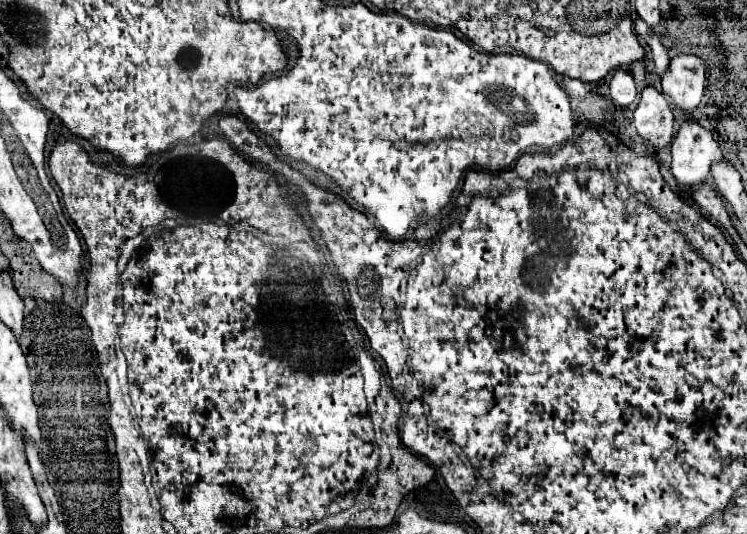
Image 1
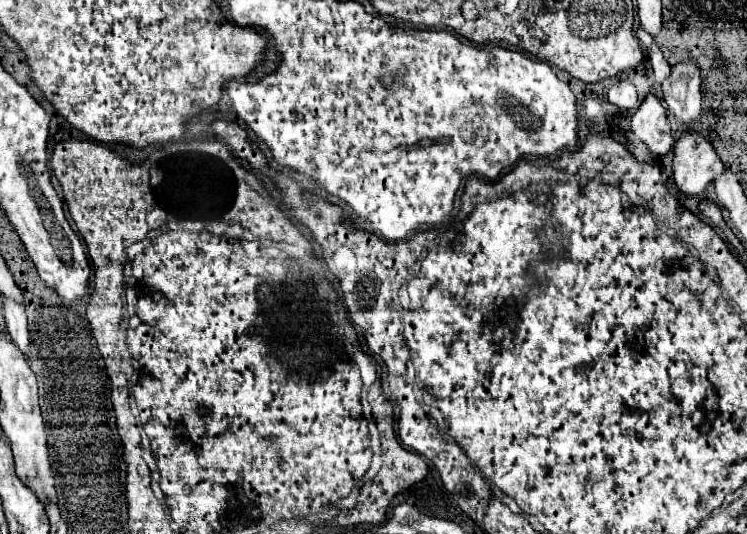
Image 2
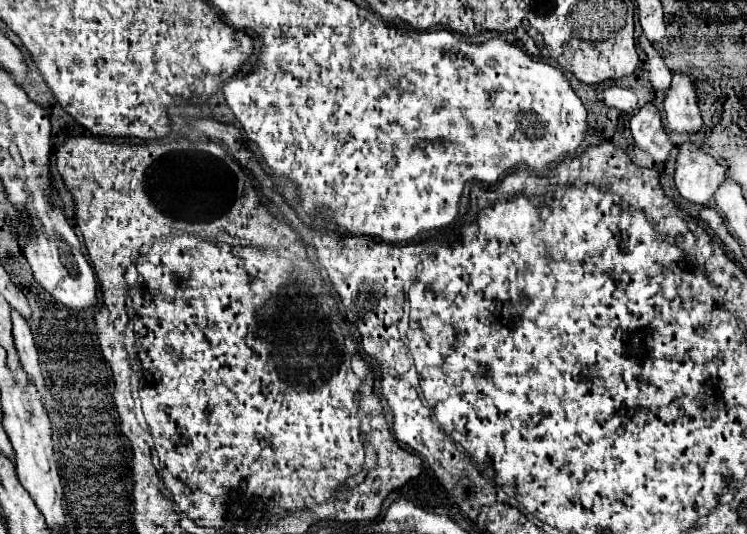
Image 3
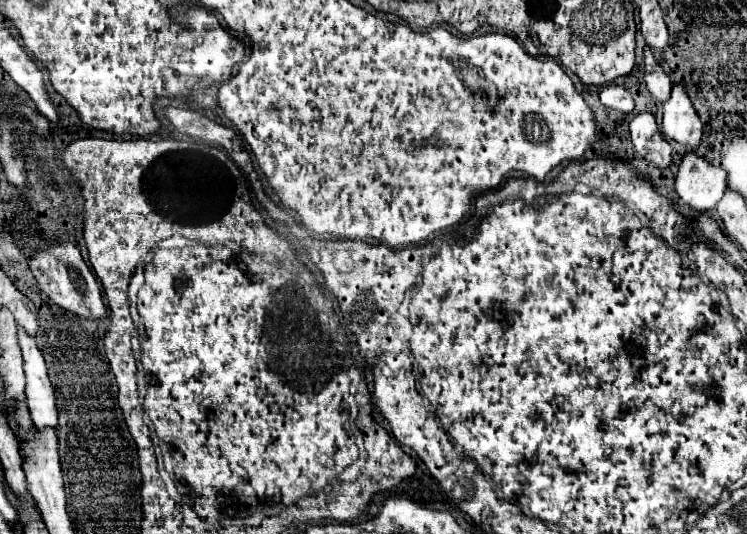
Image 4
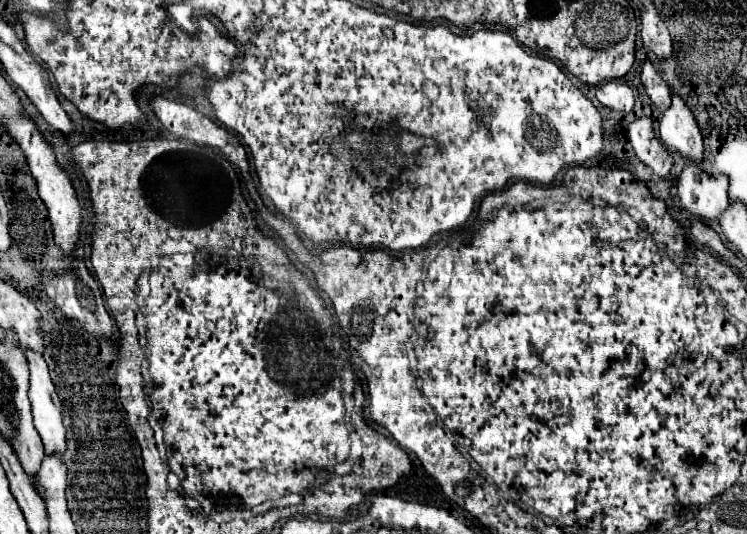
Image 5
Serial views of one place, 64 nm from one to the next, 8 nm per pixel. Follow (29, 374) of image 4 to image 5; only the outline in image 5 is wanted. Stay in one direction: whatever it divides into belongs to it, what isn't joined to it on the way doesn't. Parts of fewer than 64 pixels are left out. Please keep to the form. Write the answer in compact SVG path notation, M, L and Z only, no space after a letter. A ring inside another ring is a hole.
M26 350L28 368L30 368L30 388L28 398L32 404L32 416L34 426L38 434L42 436L44 450L48 454L64 454L66 450L66 428L62 424L62 412L60 412L60 400L56 396L54 384L48 374L46 360L42 354Z

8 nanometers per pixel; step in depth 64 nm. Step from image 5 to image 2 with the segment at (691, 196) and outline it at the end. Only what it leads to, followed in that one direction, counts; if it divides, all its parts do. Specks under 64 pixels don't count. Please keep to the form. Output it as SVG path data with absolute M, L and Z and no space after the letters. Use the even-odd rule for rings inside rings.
M682 132L672 152L674 182L684 194L706 196L706 188L724 172L724 164L714 146L698 132Z

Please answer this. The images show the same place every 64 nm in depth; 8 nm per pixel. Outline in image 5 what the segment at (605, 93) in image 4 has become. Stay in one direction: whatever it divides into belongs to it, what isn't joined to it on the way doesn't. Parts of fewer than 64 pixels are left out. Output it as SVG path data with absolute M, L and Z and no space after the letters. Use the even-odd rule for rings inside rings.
M602 82L596 88L596 98L600 100L600 104L608 106L610 110L618 110L618 112L632 112L634 108L634 92L630 86L620 84L620 82Z

